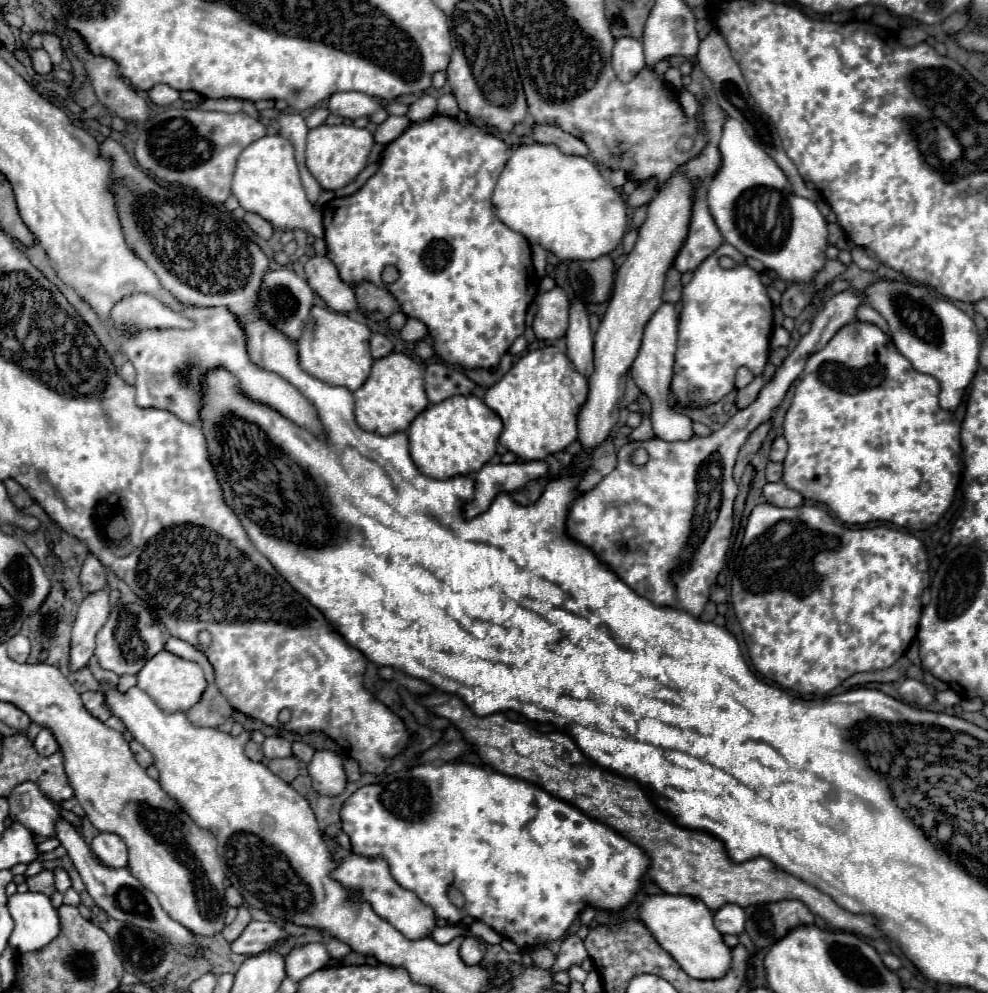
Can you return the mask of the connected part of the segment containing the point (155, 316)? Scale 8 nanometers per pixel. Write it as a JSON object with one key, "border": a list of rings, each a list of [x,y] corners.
{"border":[[[133,294],[115,304],[111,312],[115,324],[135,328],[191,328],[193,322],[169,310],[163,302],[149,294]]]}

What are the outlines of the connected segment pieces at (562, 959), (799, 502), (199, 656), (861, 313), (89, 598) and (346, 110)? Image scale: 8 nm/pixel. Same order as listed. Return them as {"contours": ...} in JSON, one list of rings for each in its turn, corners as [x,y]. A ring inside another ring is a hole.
{"contours":[[[[569,934],[561,942],[561,950],[553,964],[553,972],[569,970],[571,966],[581,966],[587,960],[587,950],[577,934]]],[[[775,482],[775,484],[765,484],[763,496],[769,504],[781,506],[781,508],[799,508],[805,504],[803,496],[791,488],[785,486],[785,482]]],[[[169,638],[167,644],[165,644],[165,650],[179,656],[179,658],[185,658],[185,660],[191,660],[191,662],[197,662],[203,670],[205,670],[205,678],[207,682],[213,682],[215,680],[215,672],[211,668],[211,662],[207,660],[207,656],[203,656],[203,652],[199,652],[195,646],[179,640],[179,638]]],[[[869,304],[859,306],[859,310],[857,310],[857,318],[859,318],[861,322],[869,322],[869,324],[875,324],[875,326],[883,328],[883,332],[887,332],[887,336],[889,336],[889,338],[893,338],[893,336],[891,336],[891,330],[889,330],[887,320],[885,320],[885,318],[875,310],[875,308],[871,308]]],[[[109,588],[85,596],[85,600],[79,608],[77,620],[73,624],[71,660],[69,660],[71,672],[77,672],[89,664],[93,650],[95,650],[95,634],[107,622],[109,612],[111,612]]],[[[337,92],[329,98],[329,110],[331,114],[355,120],[367,116],[371,122],[381,124],[387,120],[387,112],[381,102],[375,98],[363,94],[363,92]]]]}

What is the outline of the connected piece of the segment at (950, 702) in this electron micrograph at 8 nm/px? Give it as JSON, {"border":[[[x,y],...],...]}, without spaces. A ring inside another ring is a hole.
{"border":[[[953,690],[937,692],[937,694],[935,694],[935,700],[937,700],[941,706],[945,706],[945,708],[953,708],[953,706],[957,706],[957,704],[961,702],[961,698],[959,698]]]}

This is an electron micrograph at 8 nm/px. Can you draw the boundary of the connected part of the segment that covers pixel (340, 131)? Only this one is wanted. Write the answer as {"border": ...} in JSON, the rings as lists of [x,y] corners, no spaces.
{"border":[[[321,124],[309,130],[307,136],[307,152],[305,152],[307,168],[321,188],[335,192],[351,184],[361,174],[361,170],[367,166],[373,146],[375,146],[375,138],[365,128],[355,128],[351,124],[339,124],[339,126]]]}

